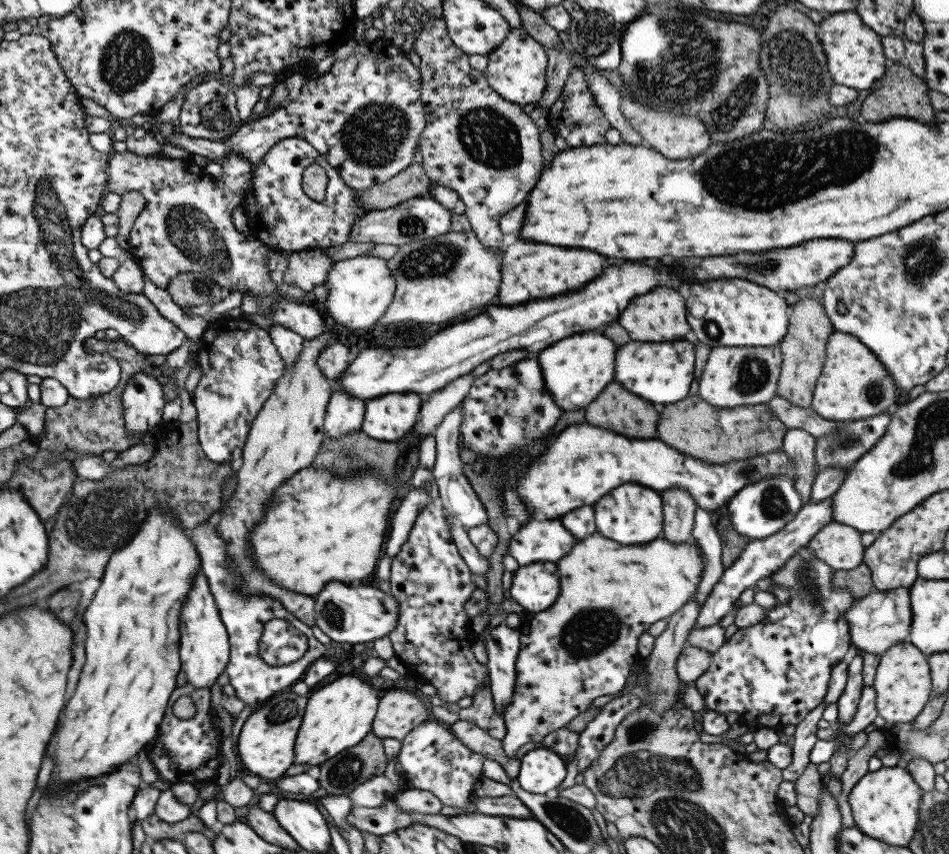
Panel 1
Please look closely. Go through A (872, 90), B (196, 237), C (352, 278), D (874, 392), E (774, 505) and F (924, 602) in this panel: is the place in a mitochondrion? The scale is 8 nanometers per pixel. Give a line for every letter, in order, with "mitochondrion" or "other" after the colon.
A: other
B: mitochondrion
C: other
D: mitochondrion
E: mitochondrion
F: other

